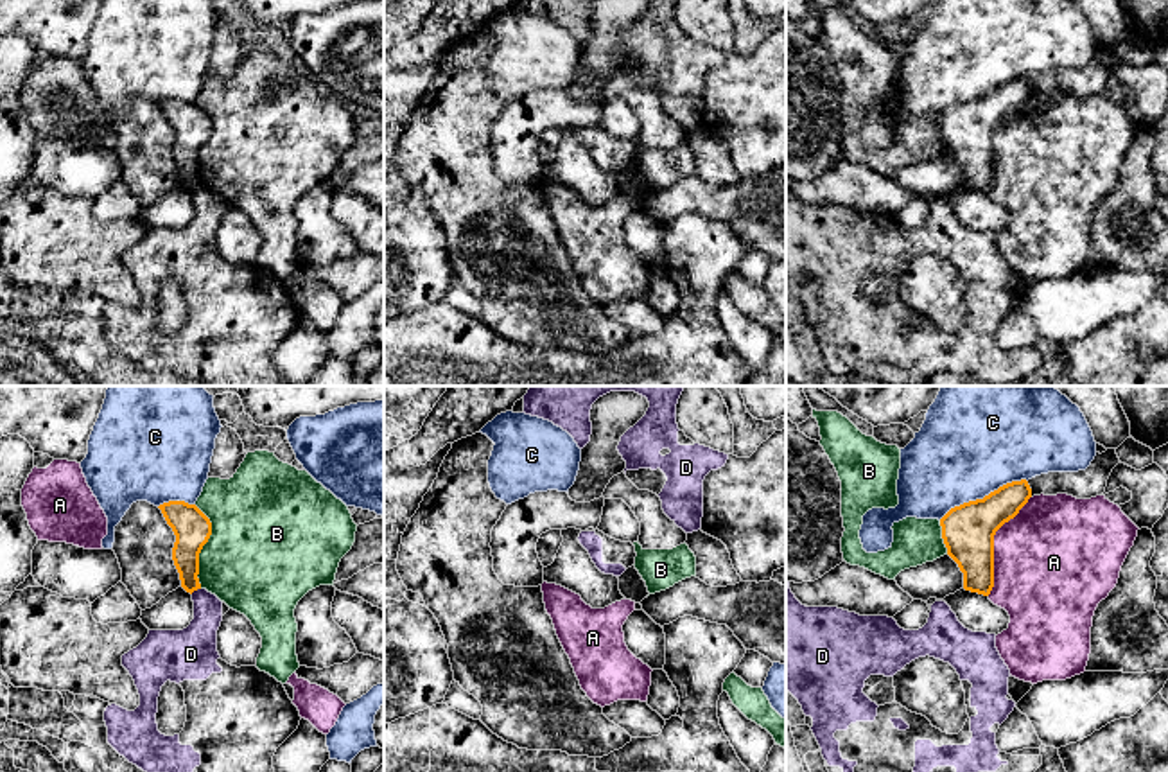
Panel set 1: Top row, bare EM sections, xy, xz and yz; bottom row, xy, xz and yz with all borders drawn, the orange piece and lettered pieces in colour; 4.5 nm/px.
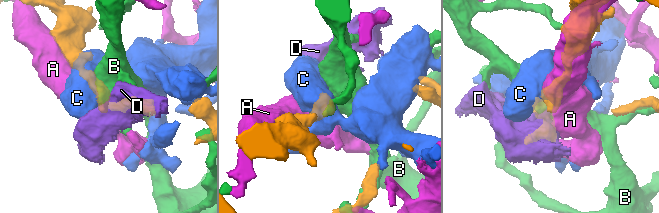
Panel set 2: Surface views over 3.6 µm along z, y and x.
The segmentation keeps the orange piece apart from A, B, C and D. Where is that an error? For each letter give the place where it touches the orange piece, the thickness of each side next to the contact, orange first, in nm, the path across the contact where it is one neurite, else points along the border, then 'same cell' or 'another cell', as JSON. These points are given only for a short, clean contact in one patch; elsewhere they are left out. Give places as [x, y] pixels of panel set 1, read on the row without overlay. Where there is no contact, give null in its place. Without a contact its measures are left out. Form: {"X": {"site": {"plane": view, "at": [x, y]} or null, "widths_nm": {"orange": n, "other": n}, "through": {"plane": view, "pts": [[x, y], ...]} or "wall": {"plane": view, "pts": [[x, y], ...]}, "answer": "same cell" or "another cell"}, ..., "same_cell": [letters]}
{"A": {"site": {"plane": "yz", "at": [993, 142]}, "widths_nm": {"orange": 240, "other": 480}, "answer": "another cell"}, "B": {"site": {"plane": "xy", "at": [203, 142]}, "widths_nm": {"orange": 170, "other": 480}, "answer": "another cell"}, "C": {"site": {"plane": "yz", "at": [984, 96]}, "widths_nm": {"orange": 240, "other": 440}, "answer": "another cell"}, "D": {"site": {"plane": "xy", "at": [194, 187]}, "widths_nm": {"orange": 150, "other": 190}, "wall": {"plane": "xy", "pts": [[200, 185], [191, 191]]}, "answer": "another cell"}, "same_cell": []}

